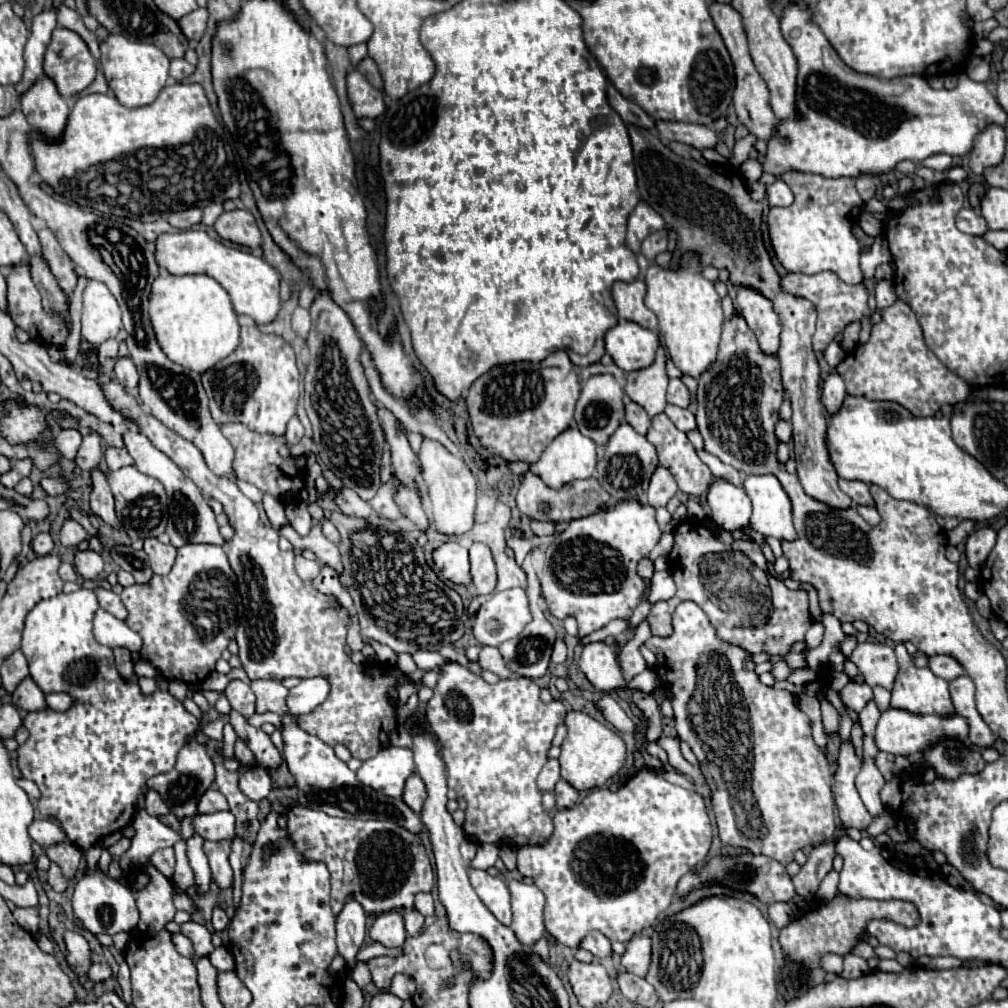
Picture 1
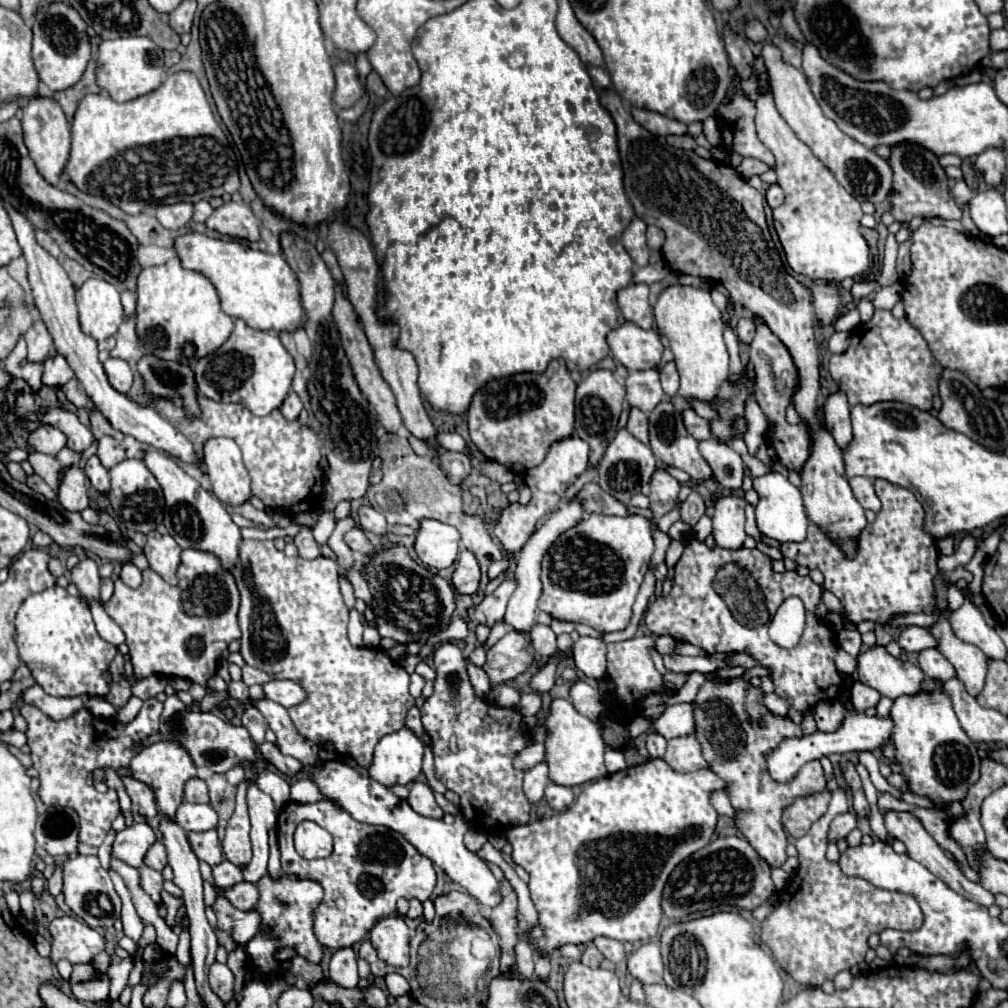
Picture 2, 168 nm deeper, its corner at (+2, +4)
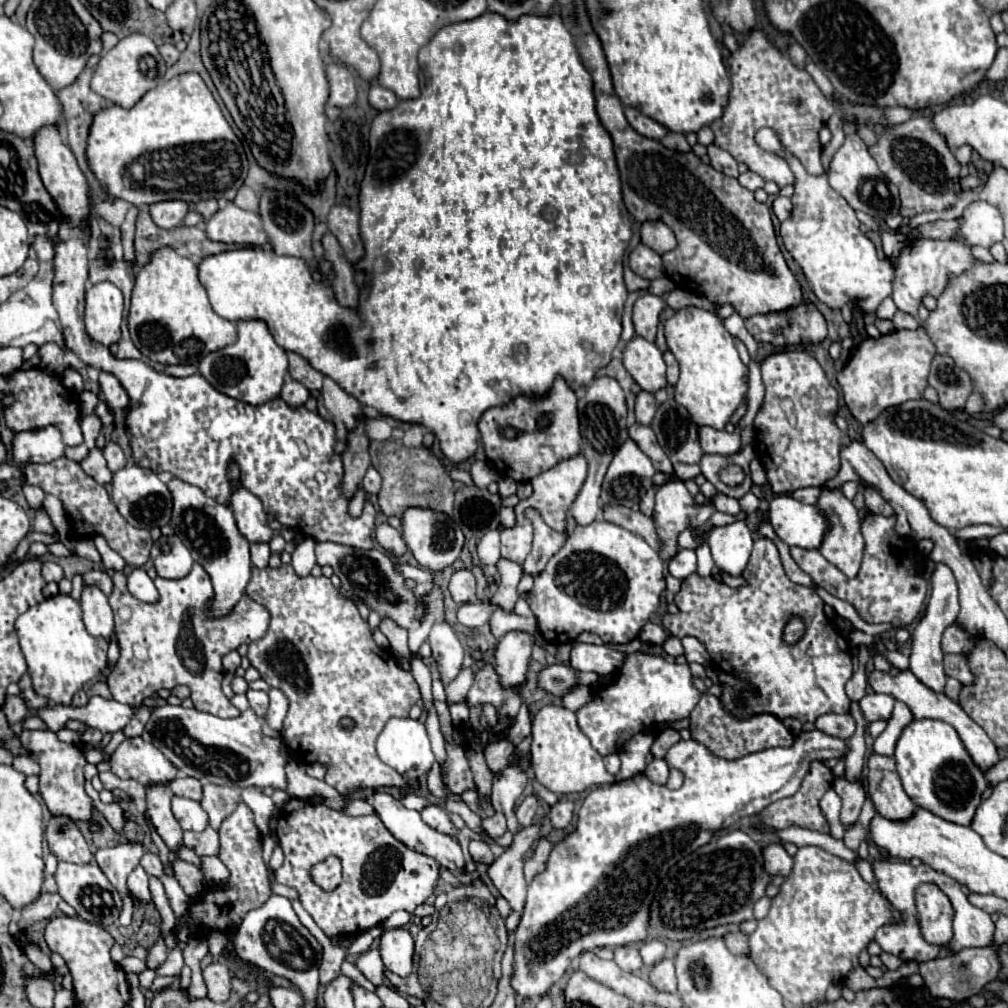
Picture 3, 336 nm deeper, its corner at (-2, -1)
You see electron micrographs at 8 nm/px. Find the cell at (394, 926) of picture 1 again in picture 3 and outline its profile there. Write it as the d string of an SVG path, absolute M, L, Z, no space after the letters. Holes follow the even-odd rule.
M394 928L384 932L380 938L380 956L390 972L406 978L414 966L414 938L406 928Z

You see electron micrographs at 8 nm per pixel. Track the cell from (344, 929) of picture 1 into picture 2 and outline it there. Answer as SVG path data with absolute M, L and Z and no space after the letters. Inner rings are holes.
M338 949L330 961L330 981L338 987L352 989L358 985L358 971L356 971L356 955L352 949Z

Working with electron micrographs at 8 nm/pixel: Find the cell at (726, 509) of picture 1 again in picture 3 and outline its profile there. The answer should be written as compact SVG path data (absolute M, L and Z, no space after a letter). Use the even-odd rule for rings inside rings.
M744 520L718 526L710 532L708 544L718 568L732 576L740 576L752 552L752 532Z

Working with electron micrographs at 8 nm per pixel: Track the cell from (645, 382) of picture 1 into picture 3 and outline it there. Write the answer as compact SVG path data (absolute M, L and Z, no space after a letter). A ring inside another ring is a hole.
M640 390L636 394L636 420L640 424L650 424L656 410L658 410L658 404L656 404L654 394L646 392L646 390Z

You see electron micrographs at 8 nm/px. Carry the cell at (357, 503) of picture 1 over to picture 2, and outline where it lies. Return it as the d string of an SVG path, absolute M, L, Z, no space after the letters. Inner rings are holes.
M362 505L360 511L358 511L358 519L360 519L360 527L374 533L374 535L380 535L384 537L388 533L386 529L386 519L380 511L376 511L374 507L370 505Z

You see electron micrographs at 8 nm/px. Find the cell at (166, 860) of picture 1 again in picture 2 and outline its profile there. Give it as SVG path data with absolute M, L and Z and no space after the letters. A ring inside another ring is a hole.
M156 841L156 843L148 849L148 853L146 853L146 857L144 857L144 865L152 867L152 869L156 869L156 871L162 871L162 869L168 865L166 849L164 849L164 845L162 845L160 841Z

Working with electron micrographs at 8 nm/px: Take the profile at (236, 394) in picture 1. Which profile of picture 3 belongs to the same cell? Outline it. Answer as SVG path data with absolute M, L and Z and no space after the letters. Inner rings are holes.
M262 320L238 322L238 340L218 352L202 358L198 372L222 394L238 398L240 402L258 406L280 396L288 374L288 356L278 346Z

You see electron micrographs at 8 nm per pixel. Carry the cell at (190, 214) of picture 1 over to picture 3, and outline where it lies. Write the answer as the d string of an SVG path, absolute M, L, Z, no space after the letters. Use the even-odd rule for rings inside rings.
M178 200L158 202L150 206L150 214L160 228L176 228L184 222L184 216L188 214L188 204Z

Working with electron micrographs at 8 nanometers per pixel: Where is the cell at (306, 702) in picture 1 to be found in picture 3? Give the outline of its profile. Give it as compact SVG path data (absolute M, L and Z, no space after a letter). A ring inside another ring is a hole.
M270 688L268 696L270 696L270 708L268 708L266 722L274 730L282 730L282 720L284 720L286 712L288 712L288 698L278 688Z

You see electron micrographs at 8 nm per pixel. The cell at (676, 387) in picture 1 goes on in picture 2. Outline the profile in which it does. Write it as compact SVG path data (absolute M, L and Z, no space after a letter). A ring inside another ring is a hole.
M668 361L662 371L660 371L660 381L662 381L662 389L666 395L674 397L676 391L678 391L678 371L676 371L676 365L674 361Z

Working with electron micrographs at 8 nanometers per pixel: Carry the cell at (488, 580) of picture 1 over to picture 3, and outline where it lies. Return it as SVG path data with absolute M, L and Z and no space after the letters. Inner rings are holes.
M464 568L464 570L458 570L458 572L452 574L450 594L452 594L454 602L458 602L458 604L466 604L466 602L474 600L474 596L476 596L476 578L474 578L470 568Z

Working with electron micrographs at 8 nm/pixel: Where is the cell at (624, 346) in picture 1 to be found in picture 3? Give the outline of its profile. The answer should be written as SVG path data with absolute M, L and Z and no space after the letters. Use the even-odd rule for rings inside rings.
M634 336L624 346L622 362L642 390L656 392L666 386L666 362L654 342Z

